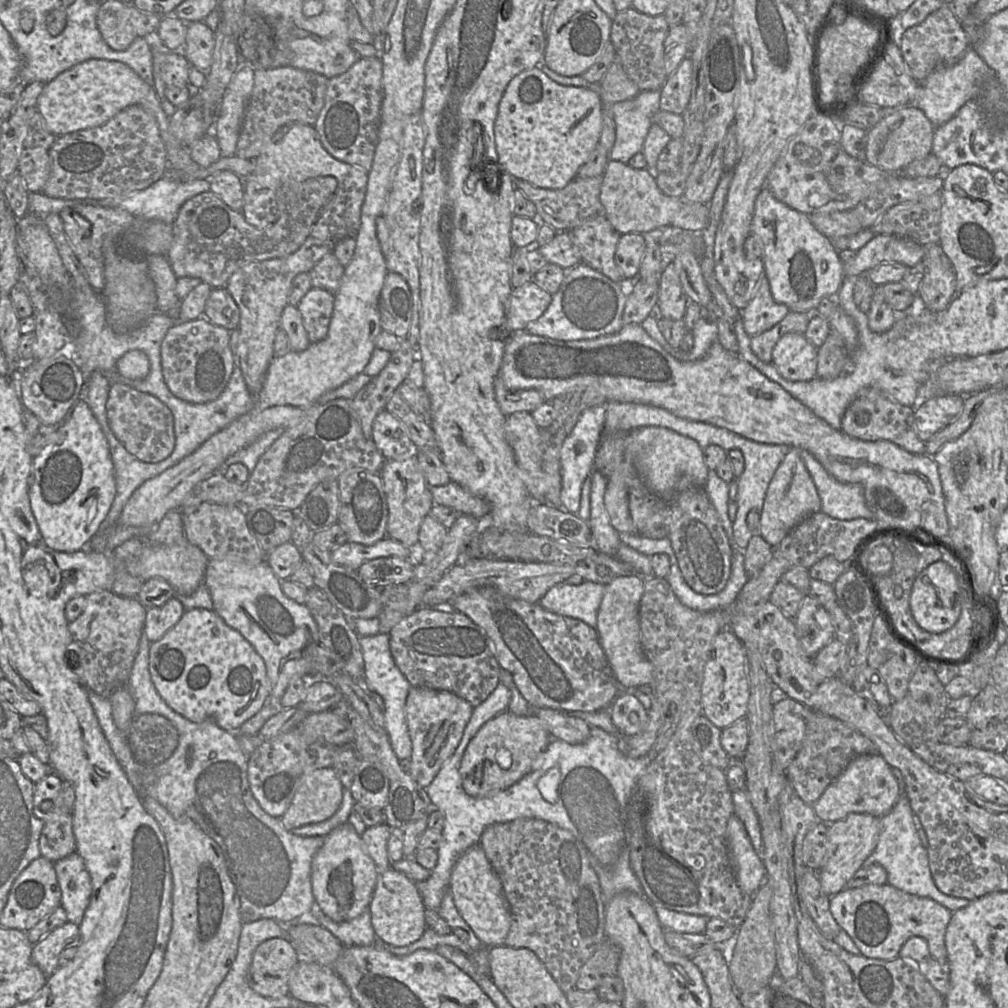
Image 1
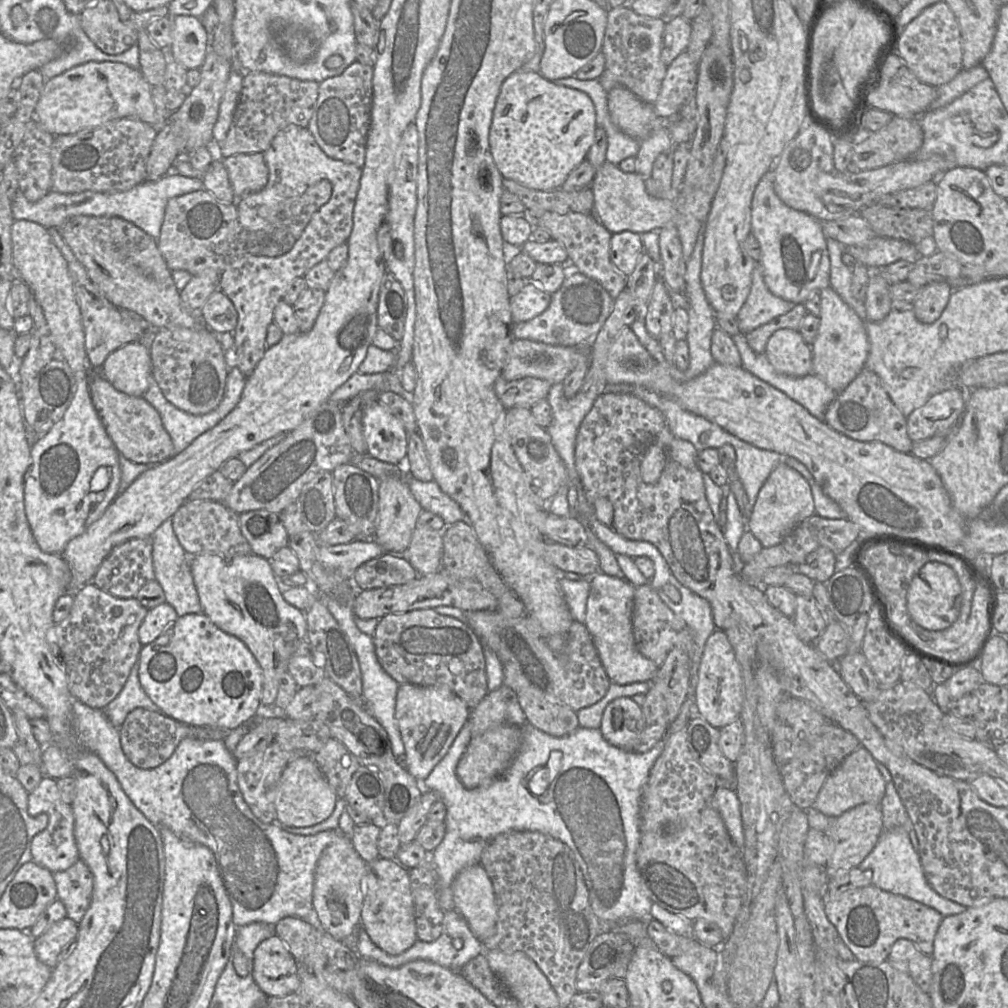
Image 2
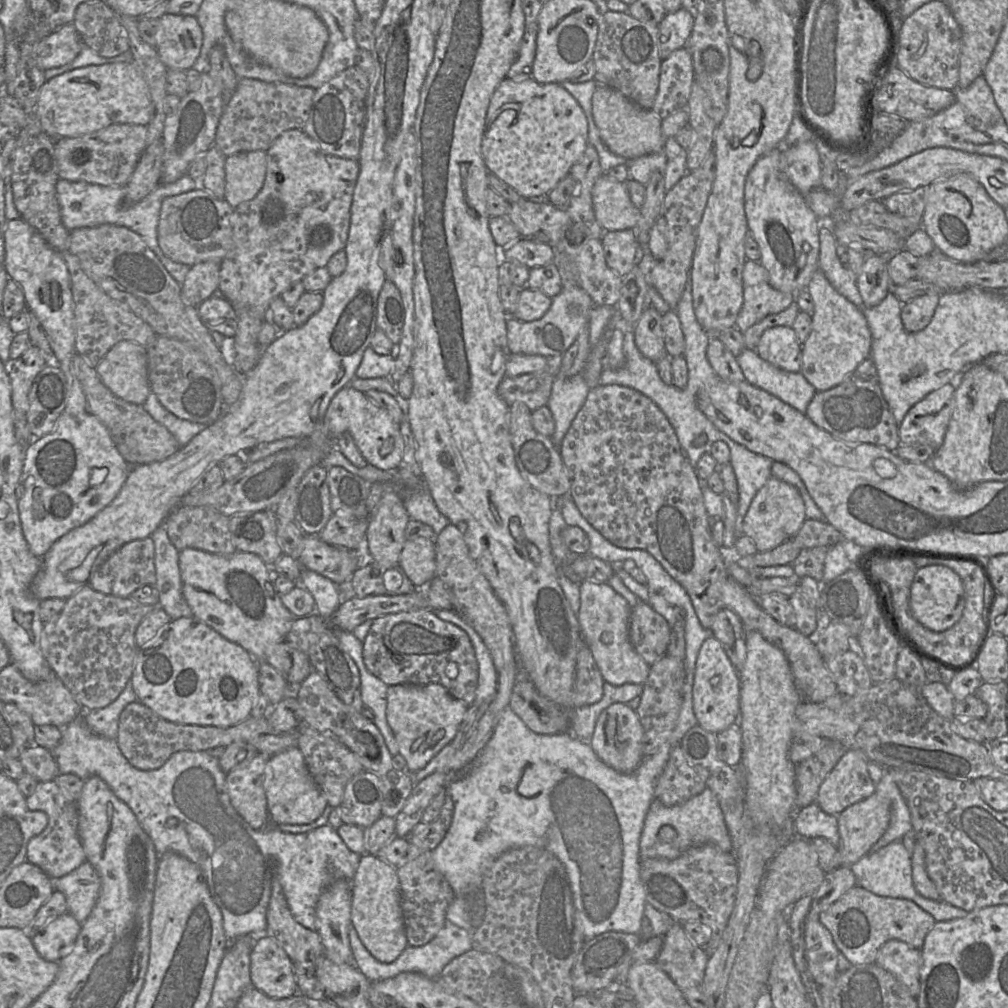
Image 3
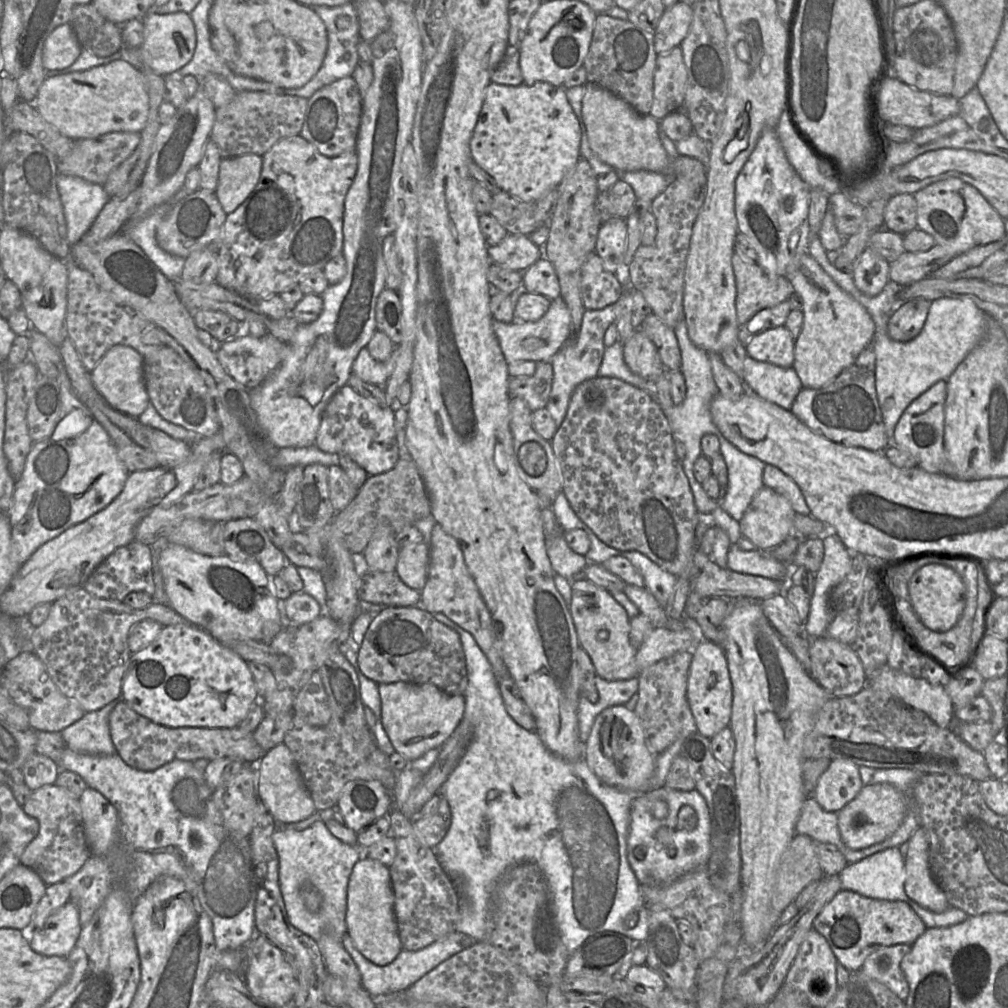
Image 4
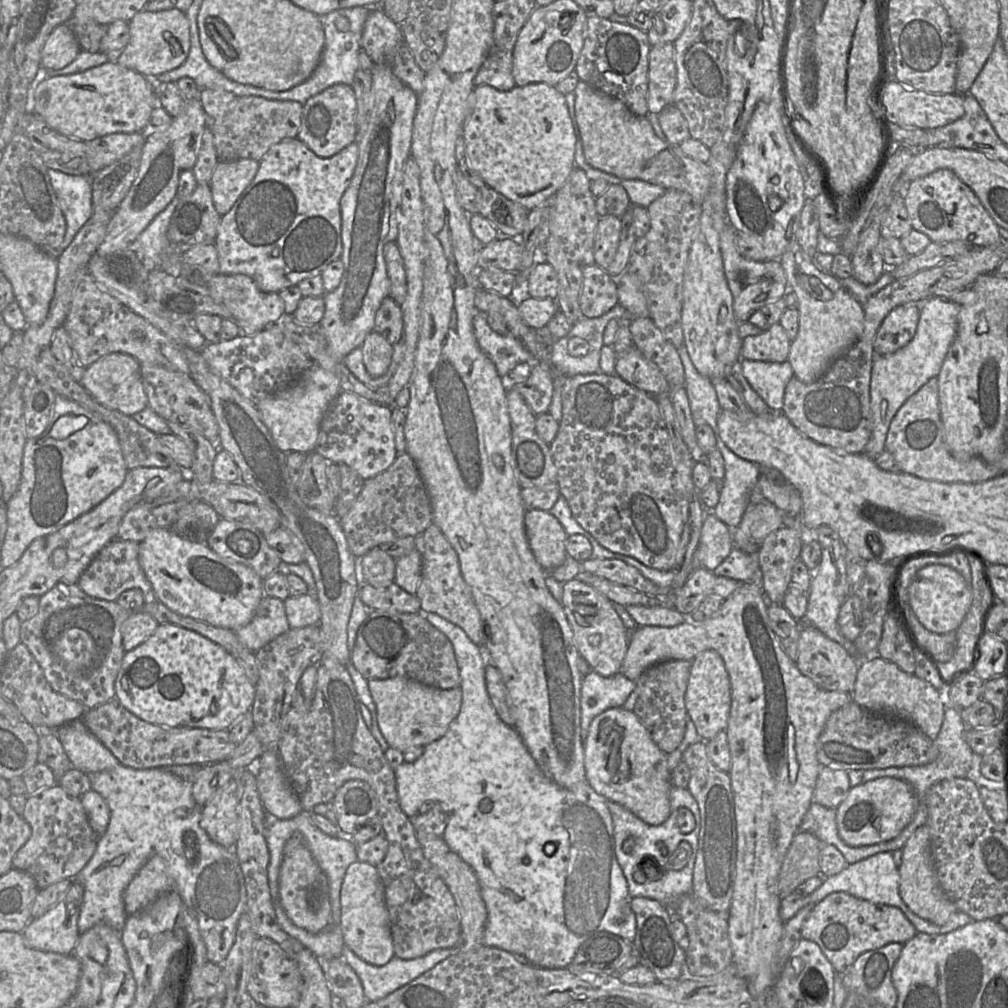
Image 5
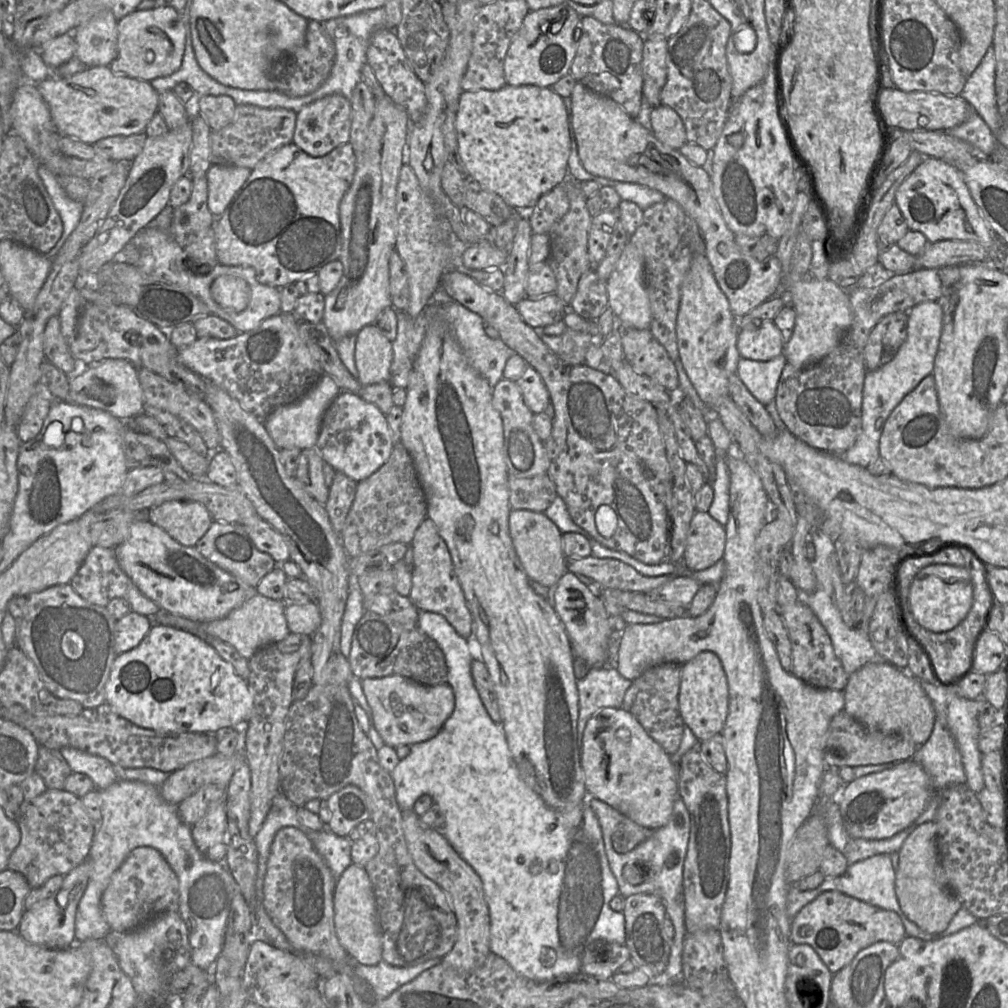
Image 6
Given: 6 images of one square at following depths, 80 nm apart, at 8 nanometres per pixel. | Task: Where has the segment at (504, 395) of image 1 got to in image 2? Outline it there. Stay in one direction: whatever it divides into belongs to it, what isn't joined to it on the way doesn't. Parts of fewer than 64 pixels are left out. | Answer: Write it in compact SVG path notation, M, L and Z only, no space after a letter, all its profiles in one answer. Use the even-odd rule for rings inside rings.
M500 376L494 384L495 394L507 410L516 406L533 407L547 398L551 387L549 382L534 377L506 381Z

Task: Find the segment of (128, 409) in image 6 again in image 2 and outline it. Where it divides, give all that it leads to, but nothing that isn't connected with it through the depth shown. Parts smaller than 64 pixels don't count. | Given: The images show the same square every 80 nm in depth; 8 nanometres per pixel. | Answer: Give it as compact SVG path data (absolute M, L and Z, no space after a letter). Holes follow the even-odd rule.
M129 342L111 352L100 373L112 386L128 395L141 397L151 383L152 364L147 346Z

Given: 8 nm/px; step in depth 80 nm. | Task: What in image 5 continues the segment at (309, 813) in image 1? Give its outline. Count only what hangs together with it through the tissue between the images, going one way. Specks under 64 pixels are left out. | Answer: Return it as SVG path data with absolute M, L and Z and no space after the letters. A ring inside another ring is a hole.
M282 765L262 768L257 776L257 790L265 811L279 819L290 819L303 811Z

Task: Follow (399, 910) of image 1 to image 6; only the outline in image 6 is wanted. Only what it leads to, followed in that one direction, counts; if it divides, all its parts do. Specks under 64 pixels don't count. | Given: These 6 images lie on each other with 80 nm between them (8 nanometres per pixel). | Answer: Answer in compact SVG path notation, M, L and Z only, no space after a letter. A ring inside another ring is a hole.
M351 863L335 883L333 892L334 926L341 946L350 958L365 965L382 960L382 936L373 887L364 866Z

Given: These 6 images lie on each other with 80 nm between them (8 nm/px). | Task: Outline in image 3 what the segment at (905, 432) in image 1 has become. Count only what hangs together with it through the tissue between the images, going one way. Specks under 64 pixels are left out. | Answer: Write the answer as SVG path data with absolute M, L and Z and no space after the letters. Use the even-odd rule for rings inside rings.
M871 357L861 362L839 385L817 392L805 415L816 426L846 443L869 443L891 451L901 445L899 425L882 394L878 373Z

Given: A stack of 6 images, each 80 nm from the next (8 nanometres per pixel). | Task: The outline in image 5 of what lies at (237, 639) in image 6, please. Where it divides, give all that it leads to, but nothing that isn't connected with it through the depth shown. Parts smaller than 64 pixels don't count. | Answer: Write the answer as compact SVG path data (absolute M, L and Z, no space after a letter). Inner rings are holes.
M264 596L251 621L235 630L235 633L244 647L255 653L273 639L286 633L290 628L286 618L284 601Z

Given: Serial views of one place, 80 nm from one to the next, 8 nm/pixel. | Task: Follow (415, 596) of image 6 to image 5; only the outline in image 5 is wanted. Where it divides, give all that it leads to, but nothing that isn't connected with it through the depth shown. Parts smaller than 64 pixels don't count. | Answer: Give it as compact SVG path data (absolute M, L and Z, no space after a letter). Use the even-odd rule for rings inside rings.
M431 523L422 535L424 551L422 552L421 580L415 594L420 601L420 612L438 614L462 628L474 644L483 647L485 644L483 622L471 589L461 574L457 552L434 523Z

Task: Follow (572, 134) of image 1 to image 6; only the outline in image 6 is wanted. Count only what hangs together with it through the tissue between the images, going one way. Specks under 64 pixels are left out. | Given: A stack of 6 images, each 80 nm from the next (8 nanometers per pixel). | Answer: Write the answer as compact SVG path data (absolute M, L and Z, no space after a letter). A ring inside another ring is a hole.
M505 85L499 90L463 91L458 102L455 129L461 160L482 189L499 195L507 205L528 212L539 198L568 179L571 140L563 98L552 88Z

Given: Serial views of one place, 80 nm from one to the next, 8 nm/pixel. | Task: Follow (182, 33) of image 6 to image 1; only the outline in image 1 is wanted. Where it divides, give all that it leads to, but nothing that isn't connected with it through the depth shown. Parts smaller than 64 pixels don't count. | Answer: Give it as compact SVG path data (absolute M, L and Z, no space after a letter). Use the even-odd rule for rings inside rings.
M201 21L187 22L185 43L180 50L175 50L184 55L191 67L199 70L208 70L212 63L213 49L215 46L215 33Z

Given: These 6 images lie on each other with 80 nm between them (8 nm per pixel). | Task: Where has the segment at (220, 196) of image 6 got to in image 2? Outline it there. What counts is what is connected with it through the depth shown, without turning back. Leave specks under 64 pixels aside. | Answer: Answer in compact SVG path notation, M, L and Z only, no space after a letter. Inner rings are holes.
M239 153L222 159L236 200L259 192L266 185L268 168L264 153Z

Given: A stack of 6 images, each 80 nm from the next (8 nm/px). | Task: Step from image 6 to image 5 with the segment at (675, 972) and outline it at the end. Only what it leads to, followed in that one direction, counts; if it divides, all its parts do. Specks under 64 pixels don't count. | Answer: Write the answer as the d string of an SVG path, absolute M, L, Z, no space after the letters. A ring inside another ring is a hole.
M672 786L669 792L670 815L668 819L660 825L649 825L635 816L633 813L612 801L607 802L612 822L613 835L615 840L615 852L619 865L627 880L630 898L647 897L661 902L670 911L674 909L677 902L686 894L691 893L693 883L693 870L698 848L698 835L700 829L700 812L698 804L688 789ZM680 807L688 808L694 815L695 828L687 834L680 832L677 826L677 810ZM631 837L635 841L635 846L630 853L623 851L623 843ZM681 842L688 842L692 847L692 852L688 854L685 866L680 870L668 869L670 857L674 854ZM635 863L643 863L643 873L647 873L650 878L643 883L633 879L633 872L637 869Z

